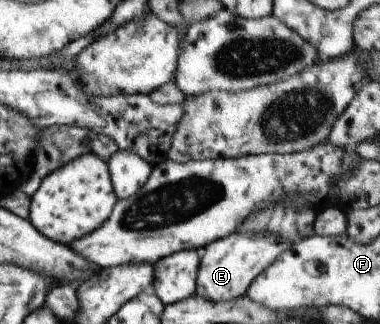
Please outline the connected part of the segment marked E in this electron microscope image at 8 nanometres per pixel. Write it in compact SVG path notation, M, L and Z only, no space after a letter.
M243 229L205 246L201 251L200 270L196 281L196 296L210 302L230 302L247 294L248 287L262 270L288 252L292 242L284 236L262 232L254 234Z

